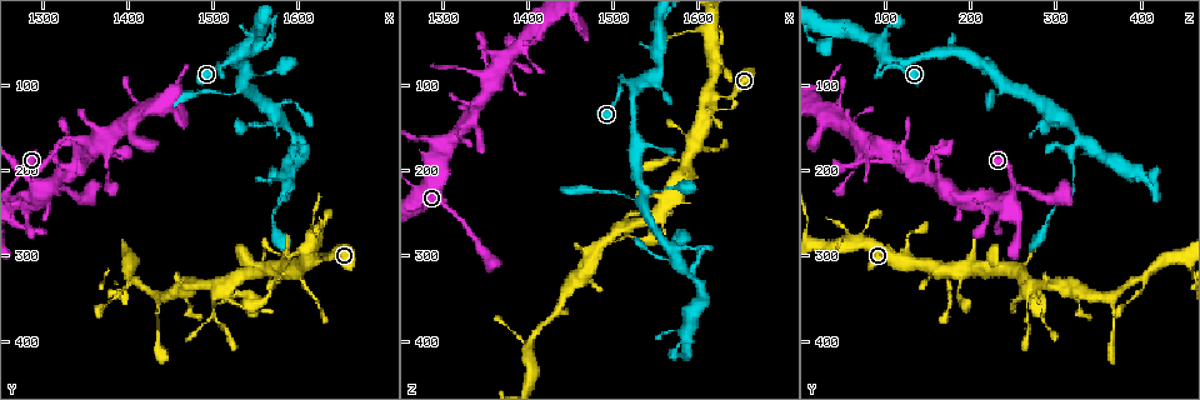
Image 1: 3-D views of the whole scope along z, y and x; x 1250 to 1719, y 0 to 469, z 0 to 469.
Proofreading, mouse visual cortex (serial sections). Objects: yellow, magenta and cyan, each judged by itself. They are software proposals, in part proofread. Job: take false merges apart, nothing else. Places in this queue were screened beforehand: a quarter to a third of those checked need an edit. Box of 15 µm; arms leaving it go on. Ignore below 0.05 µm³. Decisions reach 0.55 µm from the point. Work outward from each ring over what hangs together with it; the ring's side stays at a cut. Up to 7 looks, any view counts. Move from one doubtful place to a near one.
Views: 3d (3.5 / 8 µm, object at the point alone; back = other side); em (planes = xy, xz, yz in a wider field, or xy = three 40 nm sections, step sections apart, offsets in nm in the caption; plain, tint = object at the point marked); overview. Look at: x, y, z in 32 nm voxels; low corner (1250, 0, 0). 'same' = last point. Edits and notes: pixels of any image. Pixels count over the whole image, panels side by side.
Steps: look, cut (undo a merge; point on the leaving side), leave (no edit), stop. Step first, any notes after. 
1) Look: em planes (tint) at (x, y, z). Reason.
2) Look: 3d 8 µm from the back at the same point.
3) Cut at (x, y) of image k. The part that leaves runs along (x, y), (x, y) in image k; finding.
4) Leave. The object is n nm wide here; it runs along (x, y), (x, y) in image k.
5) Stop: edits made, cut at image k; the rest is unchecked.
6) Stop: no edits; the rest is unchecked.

Look: 3d 3.5 µm at (1525, 65, 100). Thick turns thin.

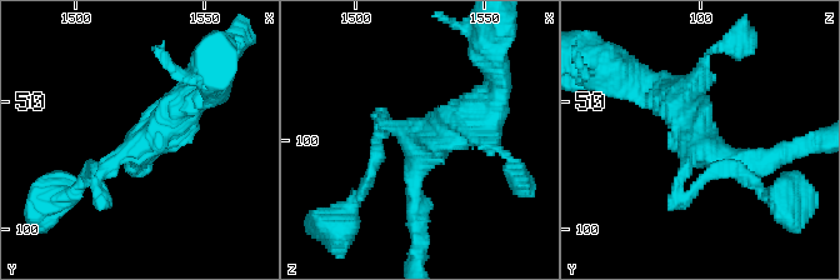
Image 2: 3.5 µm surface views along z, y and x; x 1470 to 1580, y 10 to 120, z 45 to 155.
Look: em xy step 2 (tint) at (1524, 70, 101). 3 arms meet here; the arms are 100, 250, 500 nm wide; shape alone is not enough.

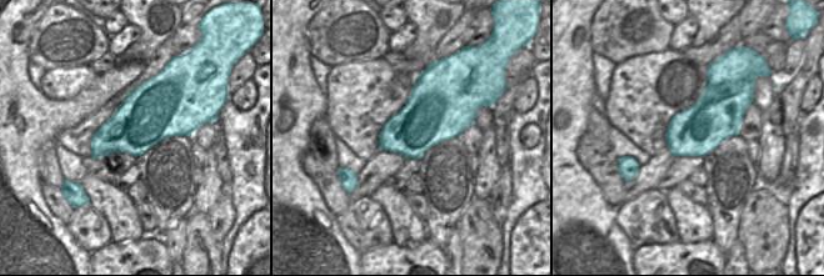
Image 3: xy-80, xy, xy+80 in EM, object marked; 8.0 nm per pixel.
Leave. It runs along (378, 154), (381, 125), (416, 141), (416, 218) in image 2; all the same cell.

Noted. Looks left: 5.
Look: 3d 3.5 µm at (1615, 305, 115).

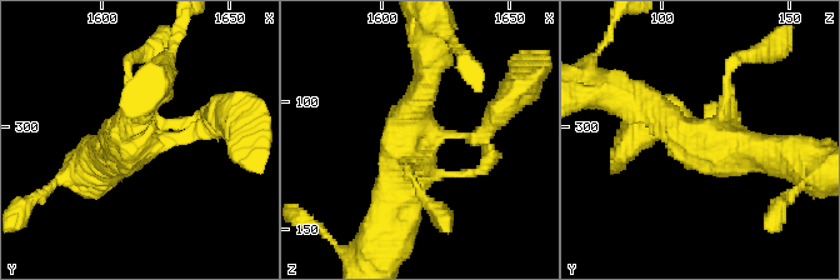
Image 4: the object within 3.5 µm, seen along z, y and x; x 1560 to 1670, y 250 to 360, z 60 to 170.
Look: em xy step 3 (plain) at (1618, 306, 115). 4 arms meet here; the arms are 200, 200, 400, 500 nm wide.

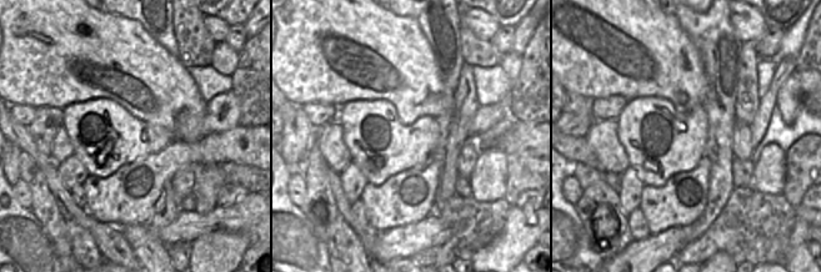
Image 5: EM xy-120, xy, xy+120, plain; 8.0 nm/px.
Look: em xy step 3 (tint) at the same point. Where the object lies.

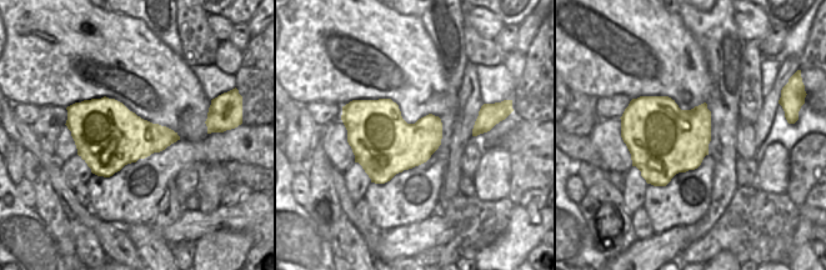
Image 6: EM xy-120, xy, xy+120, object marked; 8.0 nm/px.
Leave. It runs along (216, 118), (190, 136), (114, 155) in image 4; all the same cell.

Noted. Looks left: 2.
Look: 3d 3.5 µm at (1500, 370, 270). Thin neck.

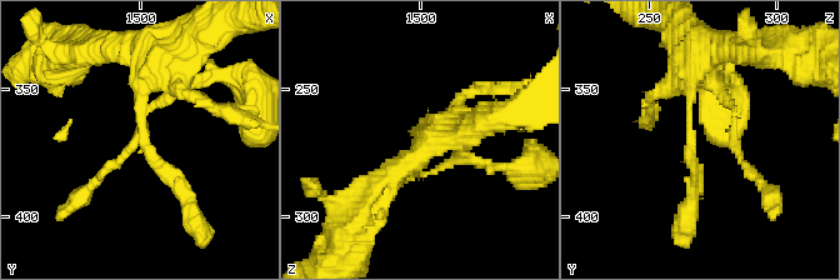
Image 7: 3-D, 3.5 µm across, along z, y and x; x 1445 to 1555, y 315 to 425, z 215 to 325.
Look: em xy step 5 (tint) at (1499, 365, 266). The arms are 200, 350 nm wide.

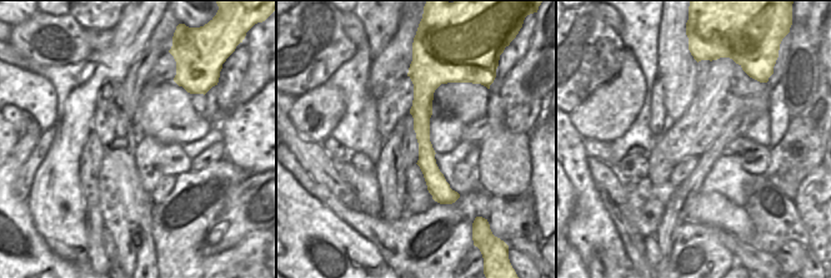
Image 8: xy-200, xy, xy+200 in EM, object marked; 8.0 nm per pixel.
Leave. It runs along (170, 54), (139, 128), (185, 196) in image 7; all the same cell.

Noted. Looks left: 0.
Stop: no edits; the rest is unchecked.

